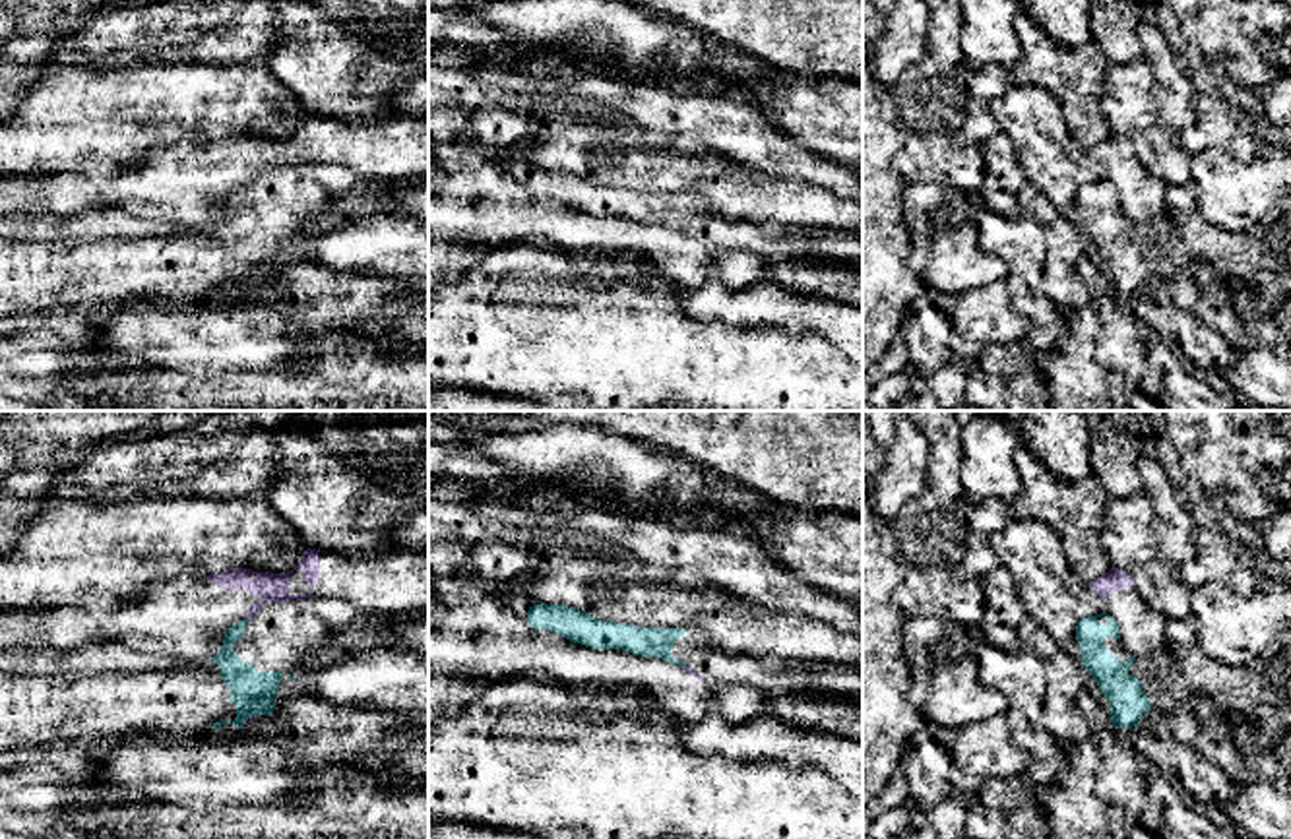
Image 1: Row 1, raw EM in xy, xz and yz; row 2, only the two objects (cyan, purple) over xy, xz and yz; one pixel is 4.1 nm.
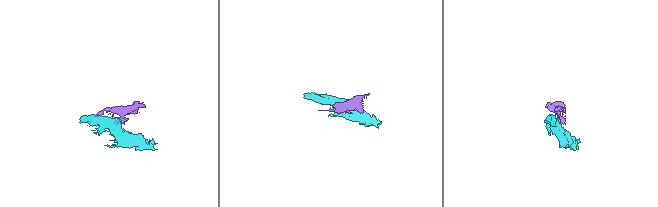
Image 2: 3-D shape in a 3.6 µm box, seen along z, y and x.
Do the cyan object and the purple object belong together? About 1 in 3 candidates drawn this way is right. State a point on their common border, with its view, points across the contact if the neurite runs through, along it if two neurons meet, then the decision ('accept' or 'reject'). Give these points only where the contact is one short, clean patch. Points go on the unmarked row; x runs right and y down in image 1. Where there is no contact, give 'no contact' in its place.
meets cyan in yz at (1117, 198); border along yz (1117, 194), (1119, 202); reject

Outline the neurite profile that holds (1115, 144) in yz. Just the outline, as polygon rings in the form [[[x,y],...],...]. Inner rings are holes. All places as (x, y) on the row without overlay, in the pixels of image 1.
[[[1111,134],[1089,149],[1105,167],[1105,178],[1118,190],[1122,215],[1138,223],[1148,223],[1165,213],[1167,184],[1144,171],[1130,140]]]

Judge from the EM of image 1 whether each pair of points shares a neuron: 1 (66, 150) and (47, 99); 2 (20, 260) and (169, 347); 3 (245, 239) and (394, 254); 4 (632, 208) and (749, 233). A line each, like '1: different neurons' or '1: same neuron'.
1: same neuron
2: different neurons
3: different neurons
4: same neuron

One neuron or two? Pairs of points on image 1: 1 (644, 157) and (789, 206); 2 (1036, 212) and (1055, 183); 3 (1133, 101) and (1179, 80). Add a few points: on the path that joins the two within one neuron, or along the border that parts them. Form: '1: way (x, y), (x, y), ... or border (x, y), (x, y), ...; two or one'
1: way (681, 173), (710, 179), (735, 194), (753, 196); one
2: border (1036, 186), (1067, 217); two
3: border (1140, 57), (1156, 82); two

